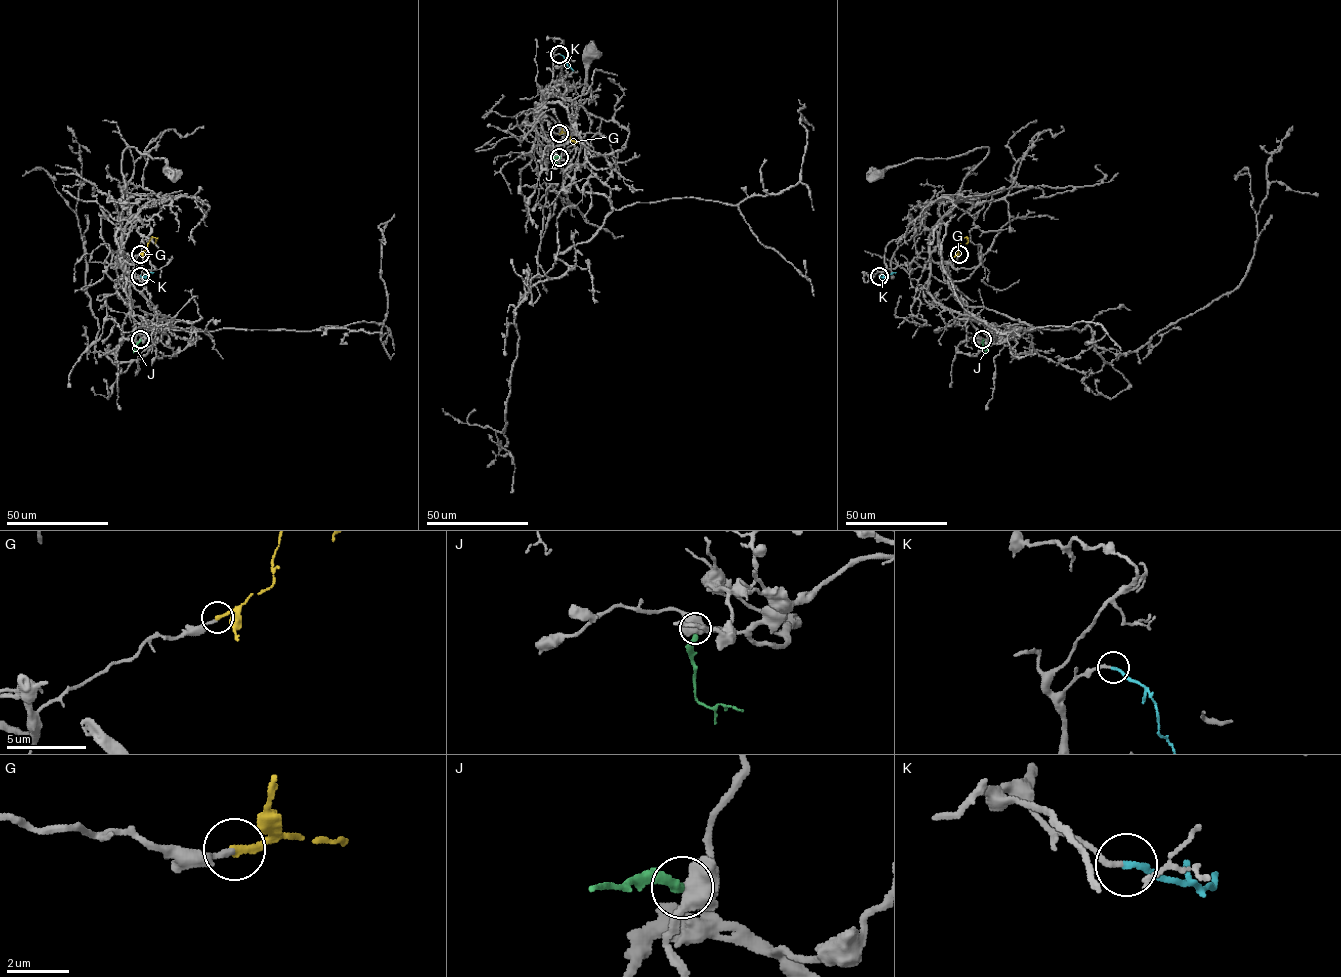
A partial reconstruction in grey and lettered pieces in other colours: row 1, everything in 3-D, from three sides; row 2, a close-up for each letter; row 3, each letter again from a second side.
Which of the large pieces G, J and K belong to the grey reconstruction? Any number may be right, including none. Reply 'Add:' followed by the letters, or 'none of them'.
Add: G, K

